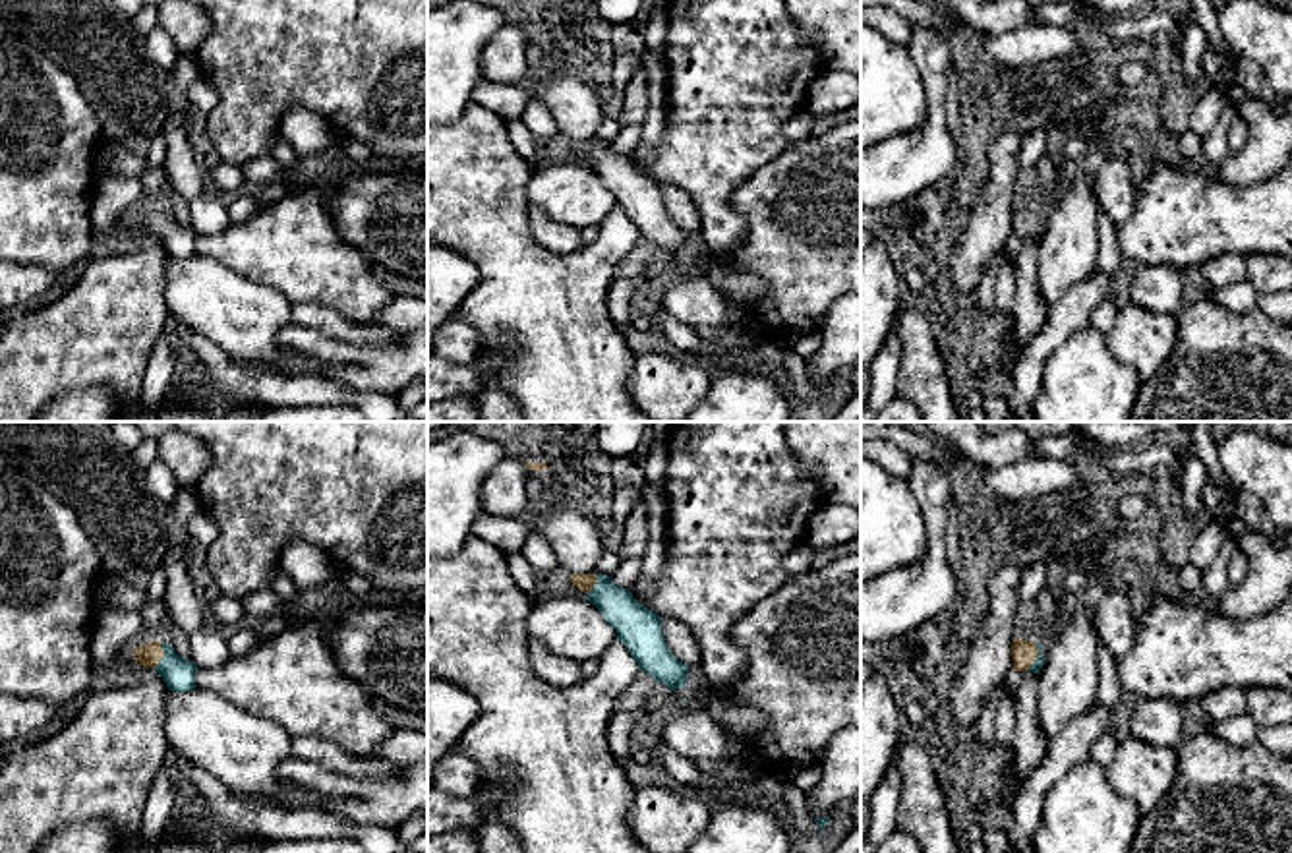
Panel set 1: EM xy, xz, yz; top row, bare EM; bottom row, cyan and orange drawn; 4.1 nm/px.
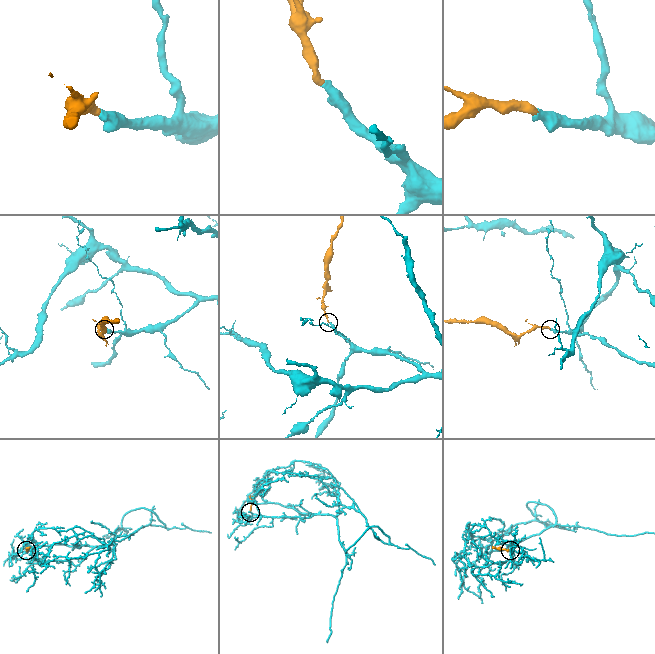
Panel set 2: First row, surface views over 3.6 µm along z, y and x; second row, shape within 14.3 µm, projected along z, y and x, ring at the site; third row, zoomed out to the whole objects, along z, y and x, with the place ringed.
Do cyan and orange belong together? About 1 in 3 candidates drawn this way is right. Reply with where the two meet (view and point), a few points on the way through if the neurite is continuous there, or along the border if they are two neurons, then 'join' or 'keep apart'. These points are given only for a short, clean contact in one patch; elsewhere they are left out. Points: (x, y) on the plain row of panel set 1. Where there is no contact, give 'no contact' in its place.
xy (165, 223) | across xy (178, 240), (165, 223), (149, 221) | join

